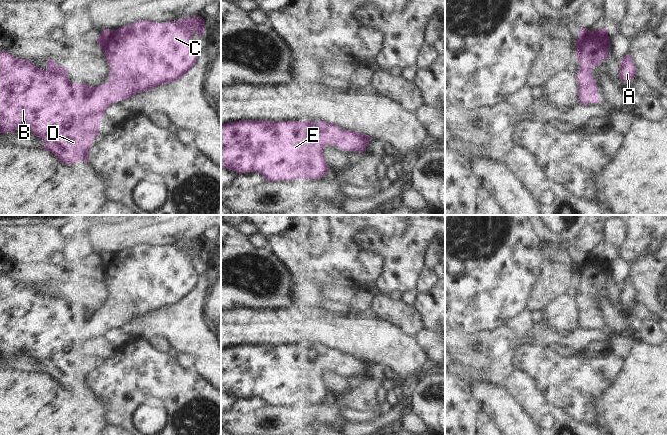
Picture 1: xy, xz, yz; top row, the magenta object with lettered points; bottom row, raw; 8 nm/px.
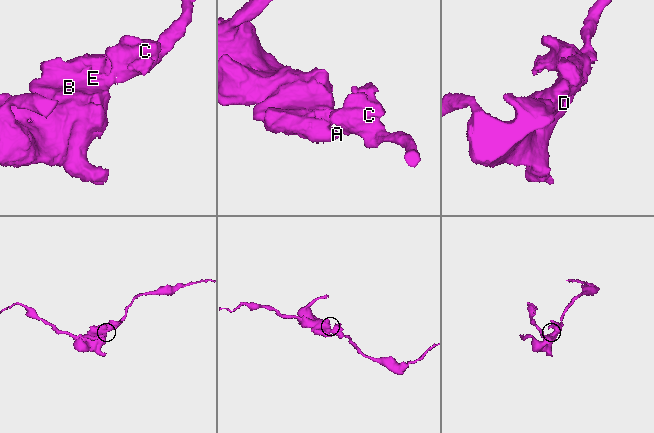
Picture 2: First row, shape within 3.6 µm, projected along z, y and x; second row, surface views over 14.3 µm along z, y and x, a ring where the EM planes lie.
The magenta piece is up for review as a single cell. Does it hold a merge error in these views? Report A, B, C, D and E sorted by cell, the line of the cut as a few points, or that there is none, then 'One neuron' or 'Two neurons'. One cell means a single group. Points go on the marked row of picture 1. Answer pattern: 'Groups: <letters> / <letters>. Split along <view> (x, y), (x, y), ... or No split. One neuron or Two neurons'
Groups: A B C D E. No split. One neuron.

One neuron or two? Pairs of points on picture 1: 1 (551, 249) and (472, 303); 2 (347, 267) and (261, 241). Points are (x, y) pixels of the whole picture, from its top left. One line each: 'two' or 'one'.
1: two
2: two

